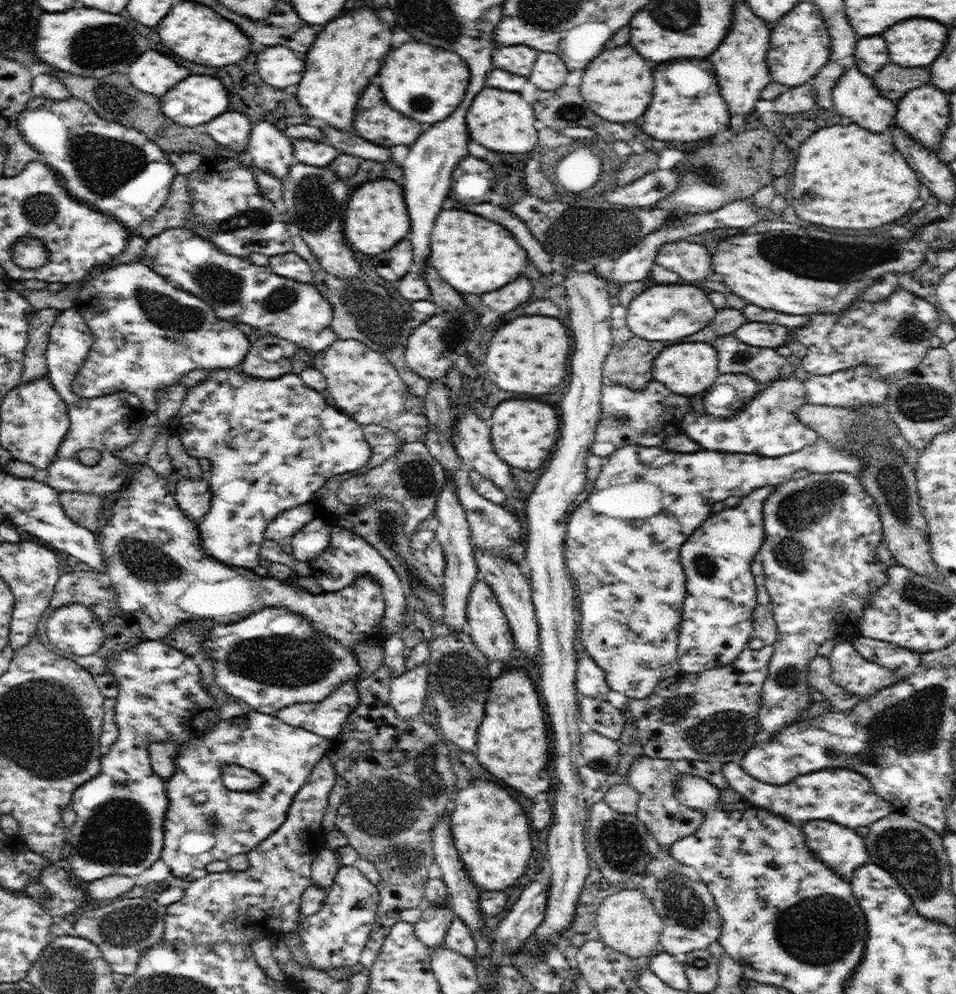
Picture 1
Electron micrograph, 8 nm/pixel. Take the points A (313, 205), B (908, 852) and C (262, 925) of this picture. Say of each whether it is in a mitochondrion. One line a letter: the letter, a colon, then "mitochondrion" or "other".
A: mitochondrion
B: mitochondrion
C: other

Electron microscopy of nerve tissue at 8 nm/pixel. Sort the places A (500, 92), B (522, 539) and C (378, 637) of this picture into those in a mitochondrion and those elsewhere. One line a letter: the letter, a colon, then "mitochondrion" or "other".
A: other
B: other
C: other

